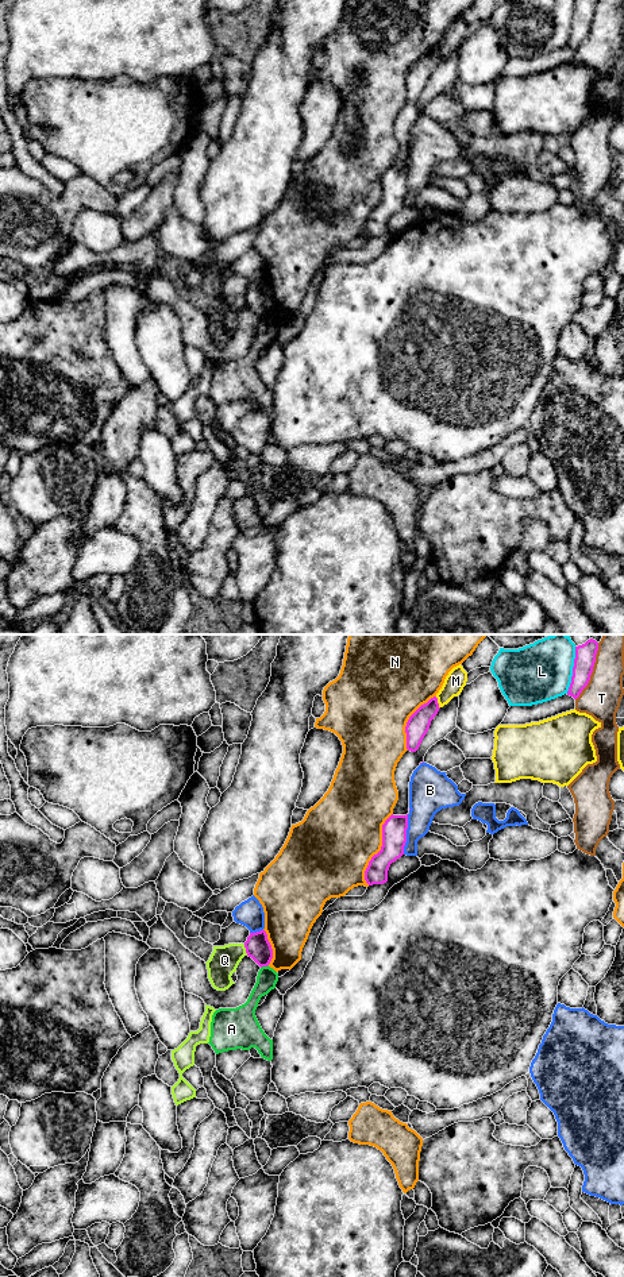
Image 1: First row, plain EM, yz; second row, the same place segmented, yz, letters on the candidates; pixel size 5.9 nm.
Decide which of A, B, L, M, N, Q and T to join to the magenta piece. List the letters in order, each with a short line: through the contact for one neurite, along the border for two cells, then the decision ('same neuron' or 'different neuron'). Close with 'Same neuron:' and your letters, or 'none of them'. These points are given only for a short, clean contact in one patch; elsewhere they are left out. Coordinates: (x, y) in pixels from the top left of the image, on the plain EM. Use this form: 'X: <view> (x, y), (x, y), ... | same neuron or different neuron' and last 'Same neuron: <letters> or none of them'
A: yz (268, 316), (261, 320) | different neuron
B: different neuron
L: different neuron
M: different neuron
N: different neuron
Q: yz (243, 297), (247, 307) | different neuron
T: different neuron
Same neuron: none of them

